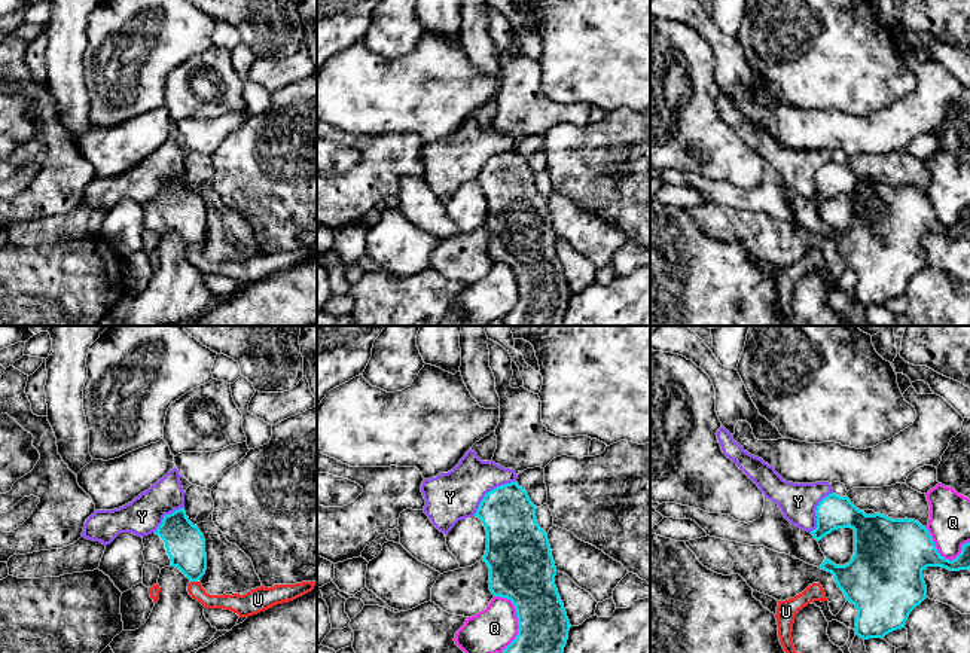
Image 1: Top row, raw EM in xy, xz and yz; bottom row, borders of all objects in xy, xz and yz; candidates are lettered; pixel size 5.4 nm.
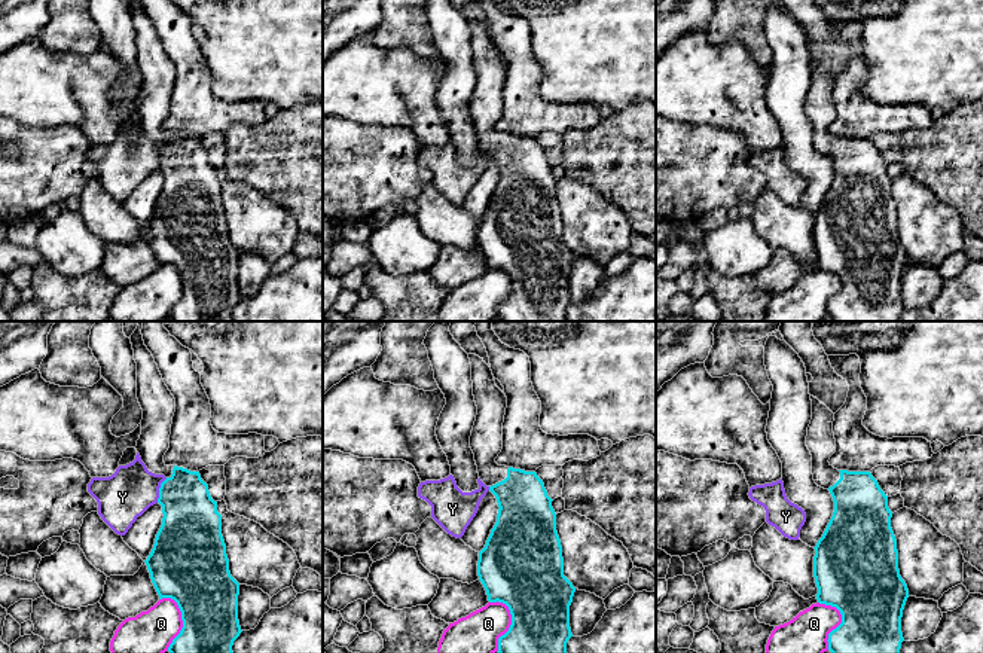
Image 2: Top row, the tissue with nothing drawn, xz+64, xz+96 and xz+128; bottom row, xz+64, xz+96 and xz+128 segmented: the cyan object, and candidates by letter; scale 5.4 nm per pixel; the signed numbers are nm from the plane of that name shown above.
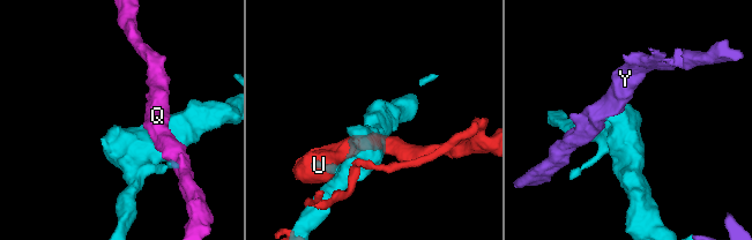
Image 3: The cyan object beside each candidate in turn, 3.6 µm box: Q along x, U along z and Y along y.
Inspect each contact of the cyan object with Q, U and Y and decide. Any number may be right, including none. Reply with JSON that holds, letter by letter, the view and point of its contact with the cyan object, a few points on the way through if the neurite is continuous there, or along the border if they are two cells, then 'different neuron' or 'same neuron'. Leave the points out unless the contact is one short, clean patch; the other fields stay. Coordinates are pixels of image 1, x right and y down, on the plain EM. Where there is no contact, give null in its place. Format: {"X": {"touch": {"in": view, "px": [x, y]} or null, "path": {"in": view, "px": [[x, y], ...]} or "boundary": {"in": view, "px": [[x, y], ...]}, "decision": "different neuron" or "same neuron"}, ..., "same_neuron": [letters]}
{"Q": {"touch": {"in": "xz", "px": [516, 283]}, "decision": "different neuron"}, "U": {"touch": {"in": "xy", "px": [194, 247]}, "boundary": {"in": "xy", "px": [[191, 247], [197, 249]]}, "decision": "different neuron"}, "Y": {"touch": {"in": "xz", "px": [490, 158]}, "decision": "different neuron"}, "same_neuron": []}

